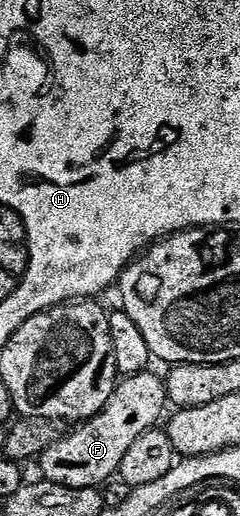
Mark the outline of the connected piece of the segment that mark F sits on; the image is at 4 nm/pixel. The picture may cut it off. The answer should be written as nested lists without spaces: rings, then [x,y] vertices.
[[[154,372],[123,377],[115,385],[114,395],[108,404],[97,416],[75,425],[65,438],[42,454],[41,477],[68,488],[101,487],[118,474],[128,448],[132,448],[132,444],[144,436],[144,432],[155,429],[163,421],[167,410],[166,384],[161,377],[157,378]]]

